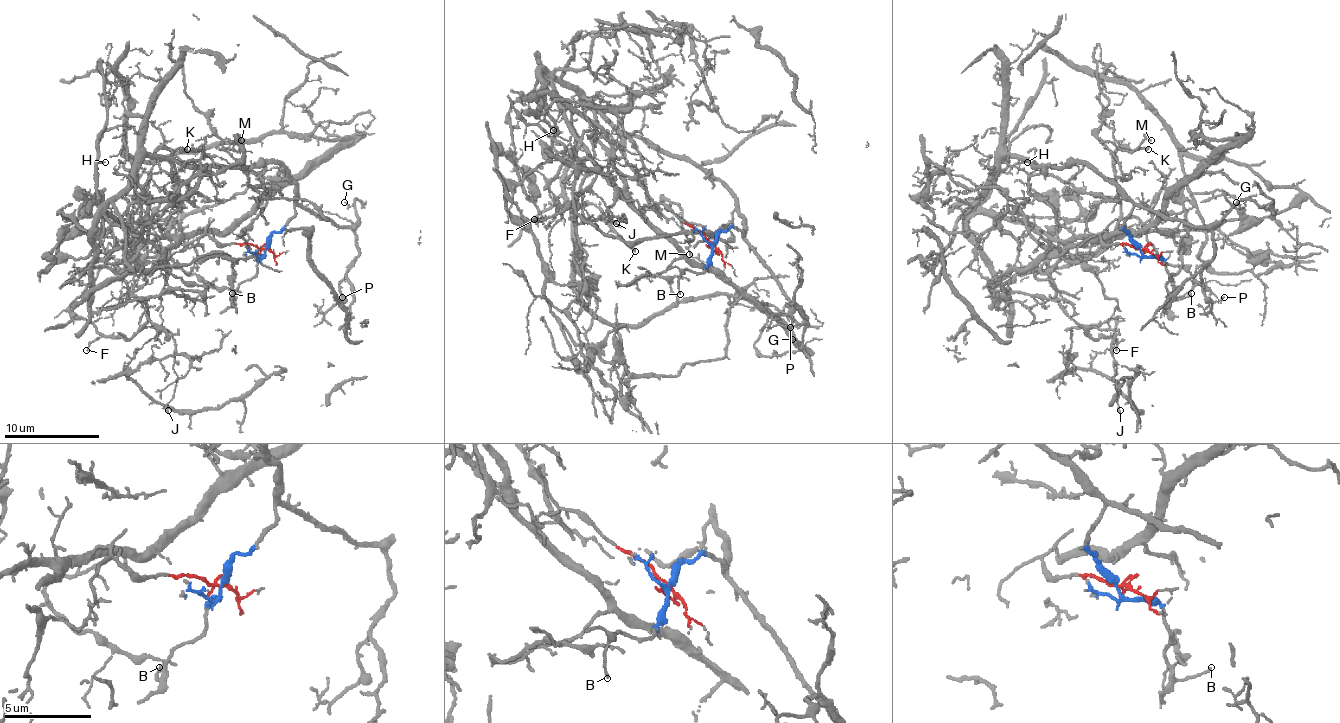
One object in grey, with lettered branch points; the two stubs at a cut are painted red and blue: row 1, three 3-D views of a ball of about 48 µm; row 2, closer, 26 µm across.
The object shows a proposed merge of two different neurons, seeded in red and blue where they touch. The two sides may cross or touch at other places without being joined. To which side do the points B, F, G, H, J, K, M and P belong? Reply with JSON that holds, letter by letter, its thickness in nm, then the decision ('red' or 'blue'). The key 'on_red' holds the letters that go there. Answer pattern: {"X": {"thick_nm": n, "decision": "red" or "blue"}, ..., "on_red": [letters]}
{"B": {"thick_nm": 130, "decision": "blue"}, "F": {"thick_nm": 140, "decision": "red"}, "G": {"thick_nm": 120, "decision": "blue"}, "H": {"thick_nm": 110, "decision": "red"}, "J": {"thick_nm": 130, "decision": "red"}, "K": {"thick_nm": 160, "decision": "red"}, "M": {"thick_nm": 200, "decision": "blue"}, "P": {"thick_nm": 140, "decision": "blue"}, "on_red": ["F", "H", "J", "K"]}

